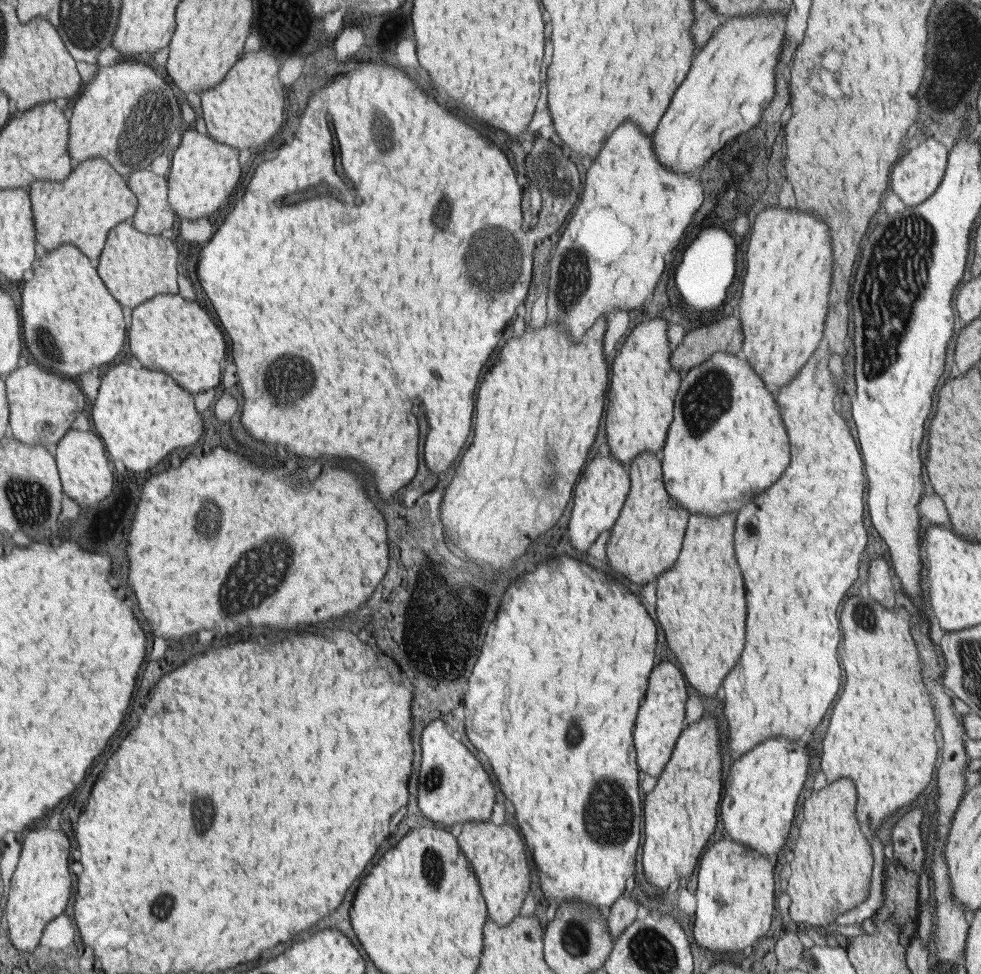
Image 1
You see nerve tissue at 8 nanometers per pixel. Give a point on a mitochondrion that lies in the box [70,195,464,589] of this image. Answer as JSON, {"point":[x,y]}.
{"point":[290,380]}

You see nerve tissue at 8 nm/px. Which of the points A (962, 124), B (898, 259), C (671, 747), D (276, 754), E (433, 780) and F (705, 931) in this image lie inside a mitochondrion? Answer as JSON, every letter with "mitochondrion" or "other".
{"A":"other","B":"mitochondrion","C":"other","D":"other","E":"mitochondrion","F":"other"}

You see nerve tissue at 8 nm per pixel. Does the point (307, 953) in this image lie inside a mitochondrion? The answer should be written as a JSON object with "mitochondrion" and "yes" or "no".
{"mitochondrion":"no"}

